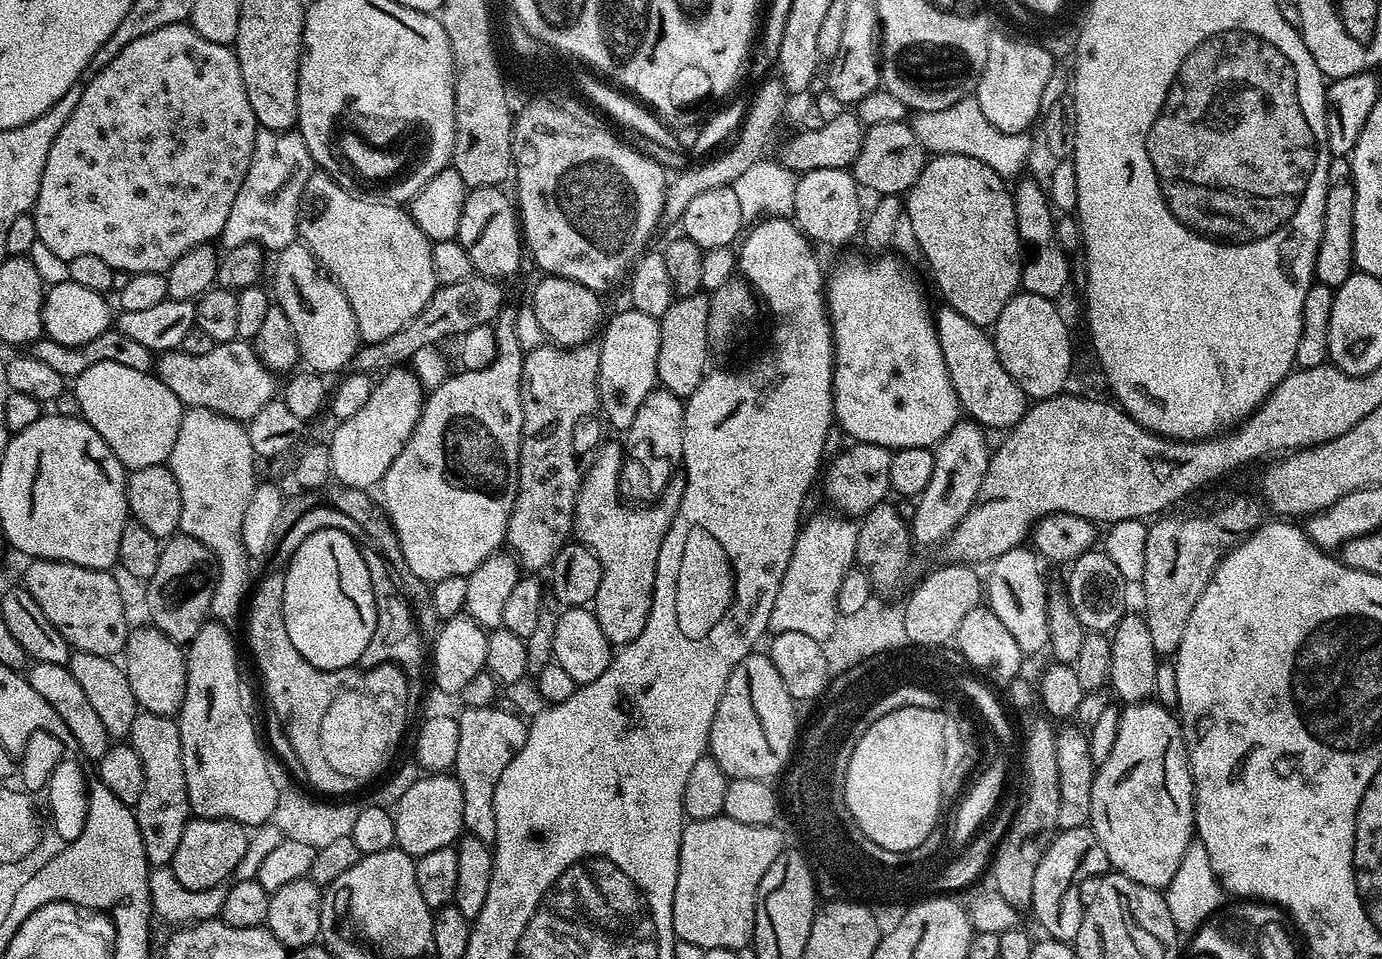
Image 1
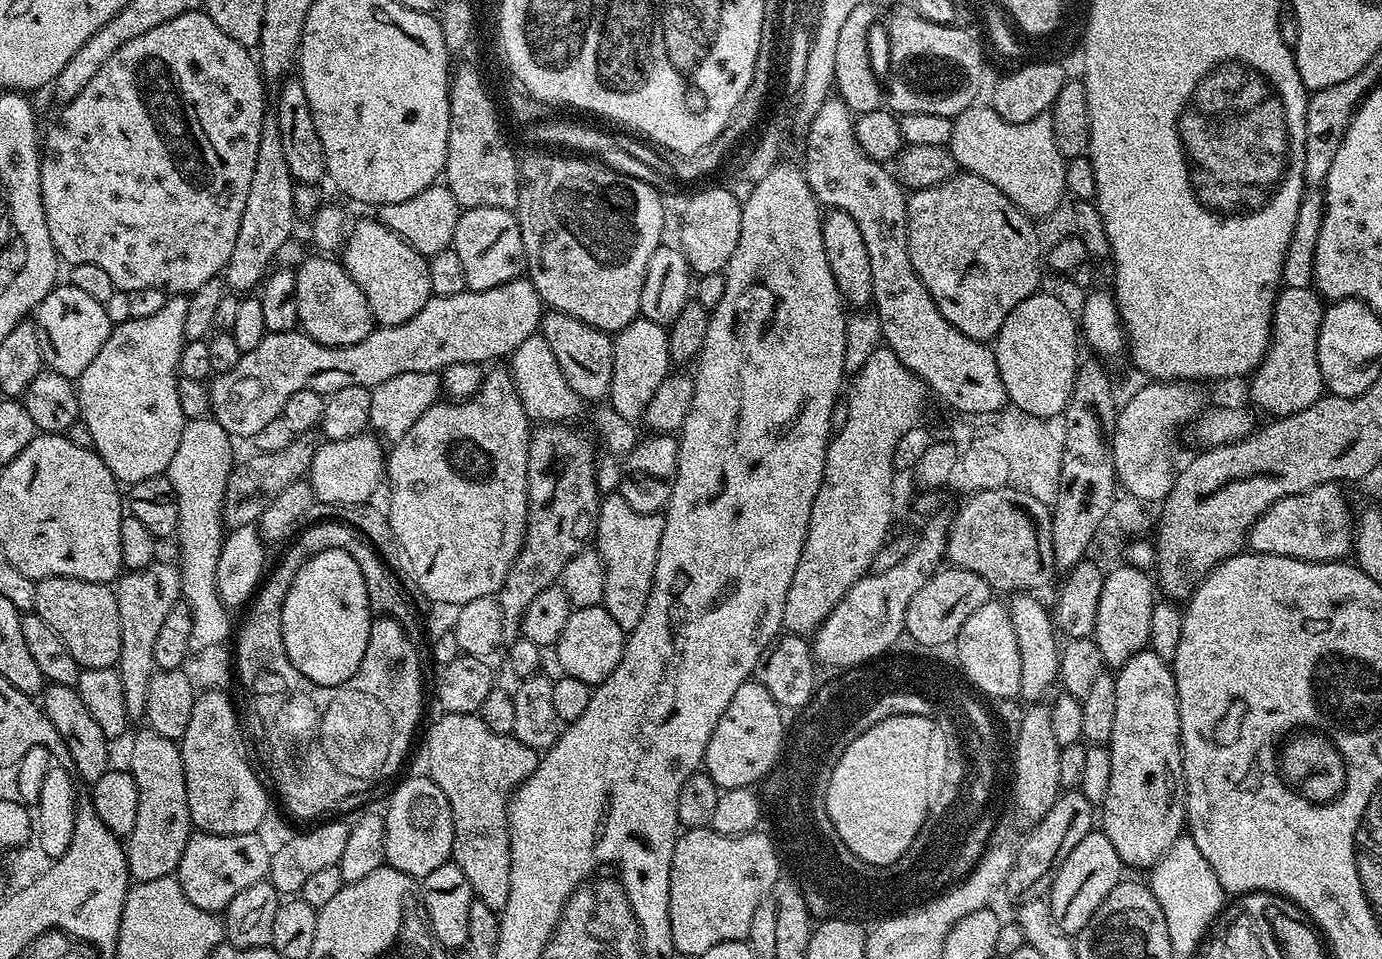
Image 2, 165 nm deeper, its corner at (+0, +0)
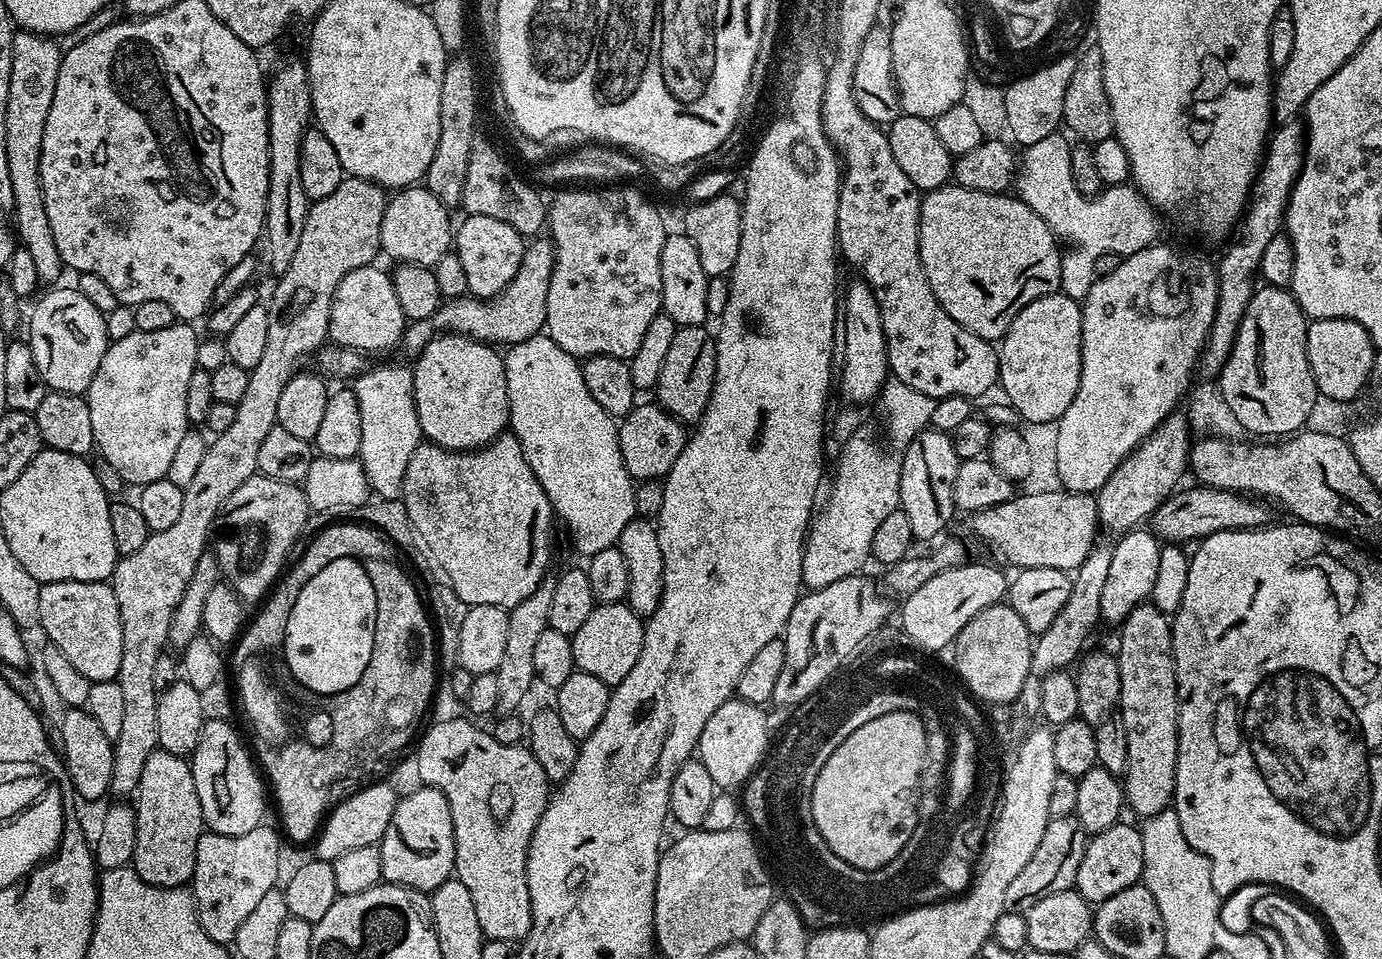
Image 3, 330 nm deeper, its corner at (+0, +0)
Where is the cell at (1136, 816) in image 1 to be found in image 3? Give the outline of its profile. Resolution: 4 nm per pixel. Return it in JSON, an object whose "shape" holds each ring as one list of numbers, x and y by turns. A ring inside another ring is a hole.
{"shape":[[1151,602,1139,604,1119,625,1120,703,1118,718,1124,724,1128,765,1122,774,1124,799,1129,809,1147,818,1173,803,1176,791,1176,663,1172,653,1169,617]]}

